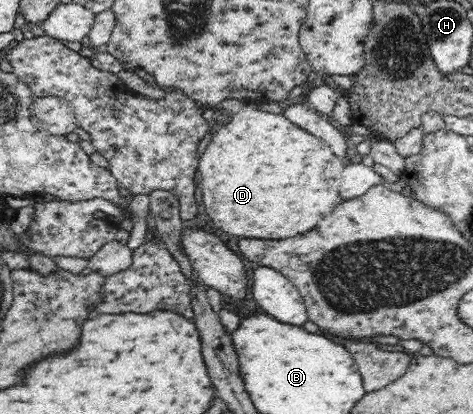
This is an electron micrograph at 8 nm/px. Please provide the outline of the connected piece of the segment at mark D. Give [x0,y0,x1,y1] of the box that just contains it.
[199,100,347,240]

